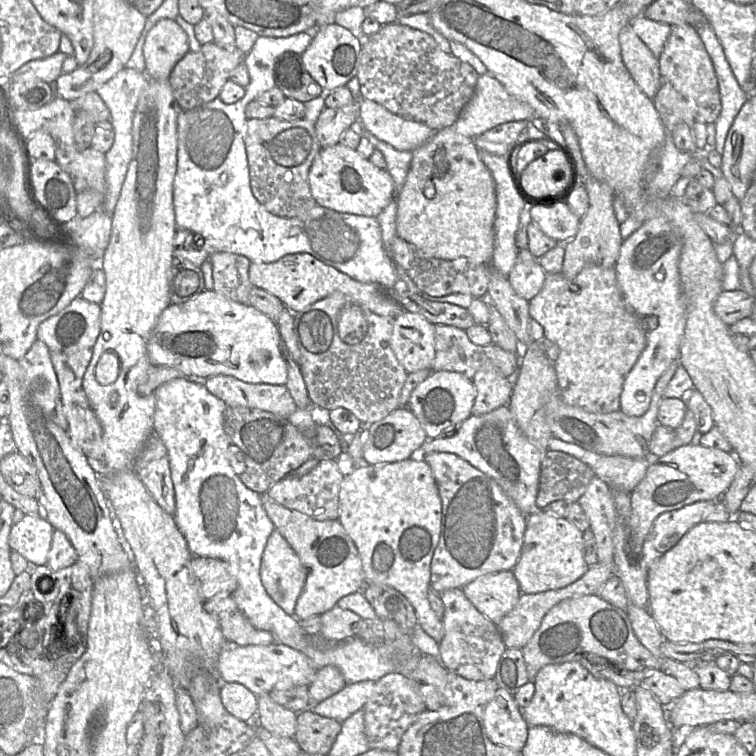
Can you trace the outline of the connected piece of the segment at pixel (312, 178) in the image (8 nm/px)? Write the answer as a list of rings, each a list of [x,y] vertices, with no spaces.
[[[340,143],[320,149],[310,167],[308,182],[316,204],[340,213],[376,217],[390,203],[394,195],[394,182],[386,169],[376,167],[369,158],[361,156],[356,149]]]

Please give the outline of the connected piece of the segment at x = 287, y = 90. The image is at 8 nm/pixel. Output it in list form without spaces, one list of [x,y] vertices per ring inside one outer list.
[[[285,52],[277,59],[275,65],[275,83],[286,97],[305,103],[325,94],[326,91],[307,72],[301,55],[295,52]]]

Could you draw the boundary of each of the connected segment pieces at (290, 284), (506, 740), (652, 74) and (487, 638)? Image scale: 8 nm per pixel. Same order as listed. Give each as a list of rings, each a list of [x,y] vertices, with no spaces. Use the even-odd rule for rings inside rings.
[[[309,253],[289,254],[272,263],[251,262],[249,266],[249,280],[253,287],[261,288],[276,296],[293,313],[298,313],[309,305],[335,292],[351,297],[380,316],[395,319],[404,310],[378,284],[354,280],[333,266],[326,265]]]
[[[498,688],[484,709],[483,722],[492,743],[522,751],[530,726],[512,694]]]
[[[630,24],[621,30],[619,43],[622,60],[631,77],[640,90],[652,99],[662,85],[658,58],[633,32]]]
[[[448,589],[439,594],[444,604],[444,636],[439,644],[439,660],[455,674],[473,681],[493,679],[499,660],[506,650],[495,623],[480,613],[461,589]]]

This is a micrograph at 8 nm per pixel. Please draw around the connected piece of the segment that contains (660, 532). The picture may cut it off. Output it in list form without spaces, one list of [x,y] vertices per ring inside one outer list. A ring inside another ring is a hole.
[[[702,500],[661,513],[644,539],[642,553],[649,568],[671,549],[693,526],[705,520],[715,501]]]

